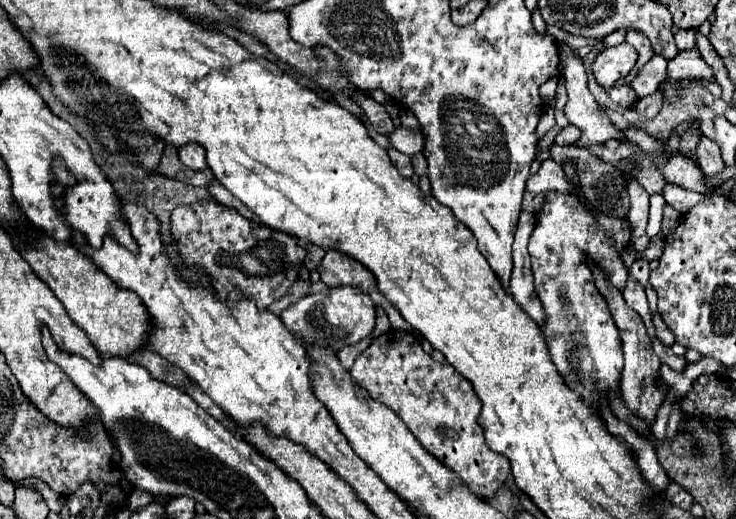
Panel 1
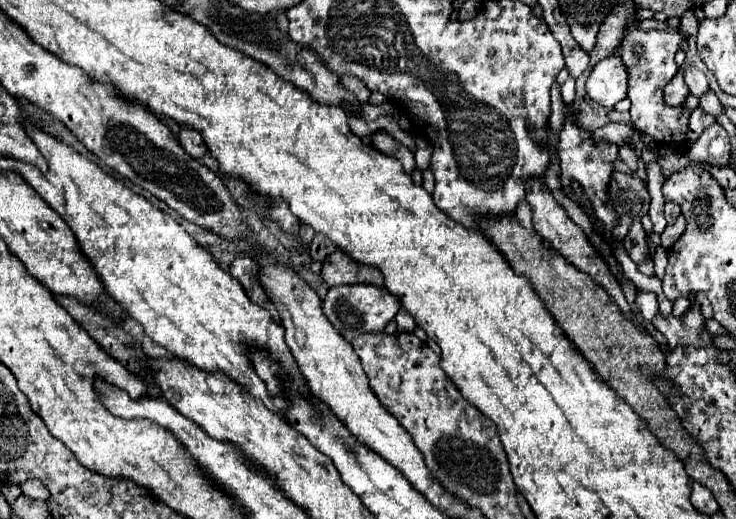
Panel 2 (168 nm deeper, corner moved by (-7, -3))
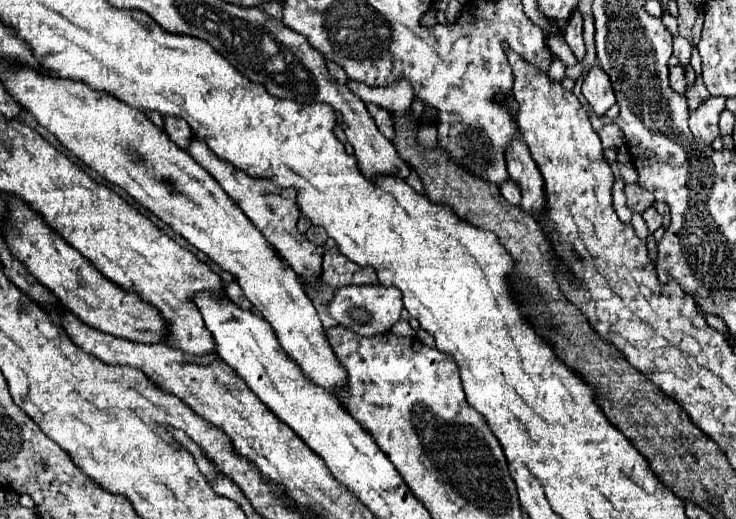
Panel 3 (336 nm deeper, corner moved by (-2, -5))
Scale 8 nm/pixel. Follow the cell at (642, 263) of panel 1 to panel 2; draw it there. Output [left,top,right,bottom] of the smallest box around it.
[624,221,652,265]

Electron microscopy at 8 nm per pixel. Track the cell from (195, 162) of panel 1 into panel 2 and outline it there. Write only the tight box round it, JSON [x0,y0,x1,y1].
[178,127,208,159]

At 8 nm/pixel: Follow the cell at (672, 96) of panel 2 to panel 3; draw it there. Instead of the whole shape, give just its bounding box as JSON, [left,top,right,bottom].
[669,65,687,93]

